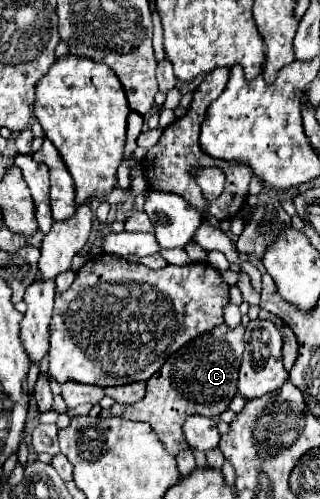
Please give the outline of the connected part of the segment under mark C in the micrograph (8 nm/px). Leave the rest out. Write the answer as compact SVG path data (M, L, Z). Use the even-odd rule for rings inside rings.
M223 323L217 329L211 329L209 333L201 333L199 337L183 345L179 351L175 351L165 361L165 365L147 381L147 393L141 401L137 401L135 405L115 403L113 407L103 409L101 417L147 421L161 439L163 447L171 455L177 455L187 447L187 441L181 431L185 419L193 413L201 413L205 417L221 415L227 409L229 401L235 397L237 373L243 353L243 331L243 325L229 329Z

